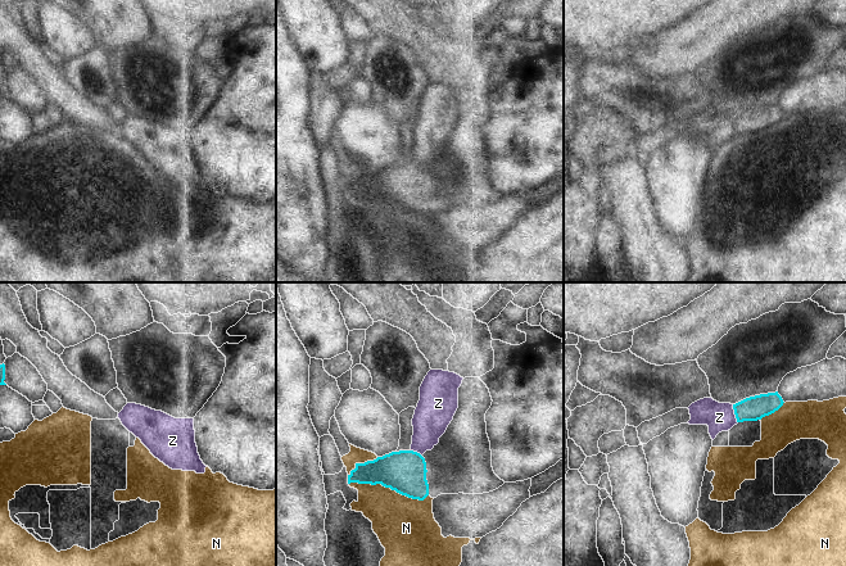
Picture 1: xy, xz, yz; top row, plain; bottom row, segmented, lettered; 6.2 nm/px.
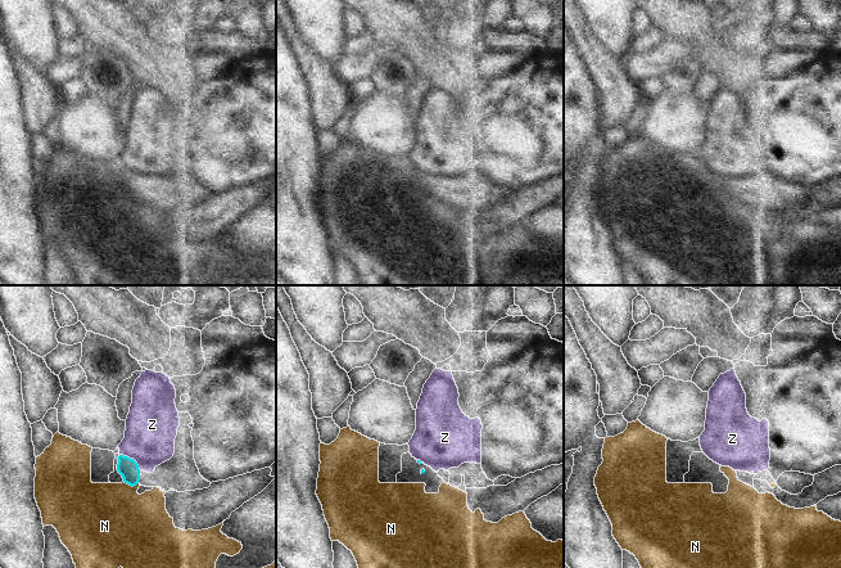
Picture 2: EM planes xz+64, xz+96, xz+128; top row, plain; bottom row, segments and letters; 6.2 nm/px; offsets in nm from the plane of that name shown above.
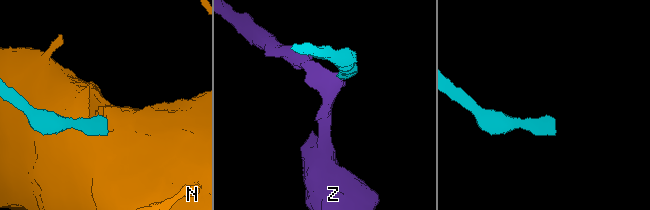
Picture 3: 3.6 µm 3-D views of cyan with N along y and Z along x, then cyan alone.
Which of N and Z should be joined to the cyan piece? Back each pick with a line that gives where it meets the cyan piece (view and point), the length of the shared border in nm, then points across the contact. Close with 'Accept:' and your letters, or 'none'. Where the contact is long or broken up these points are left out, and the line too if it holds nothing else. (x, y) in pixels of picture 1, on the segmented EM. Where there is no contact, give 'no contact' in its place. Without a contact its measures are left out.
Accept: none

